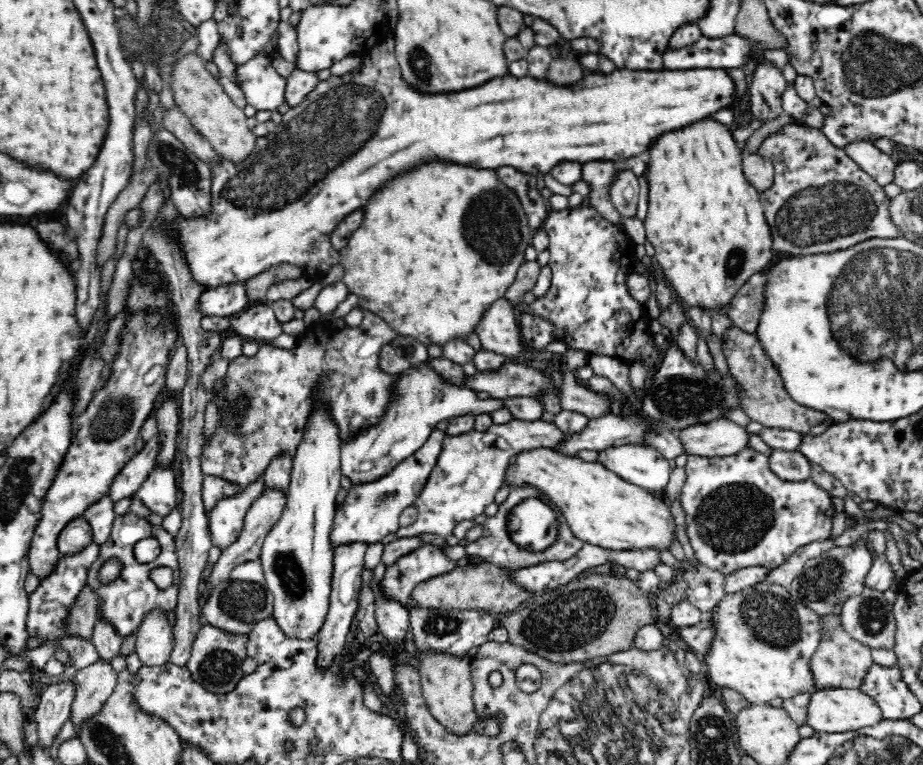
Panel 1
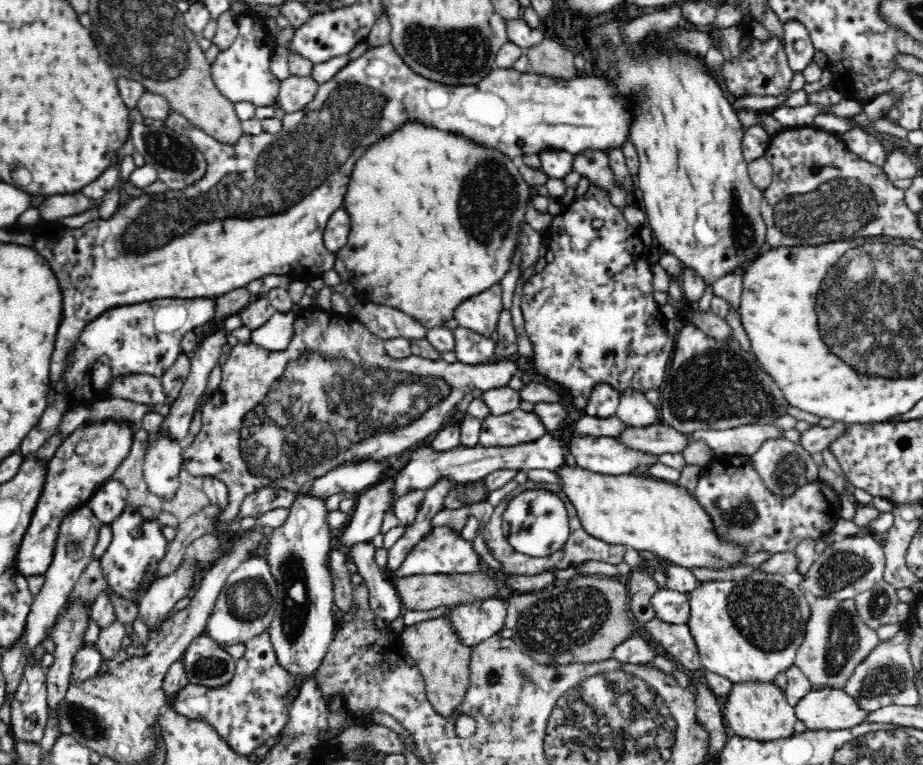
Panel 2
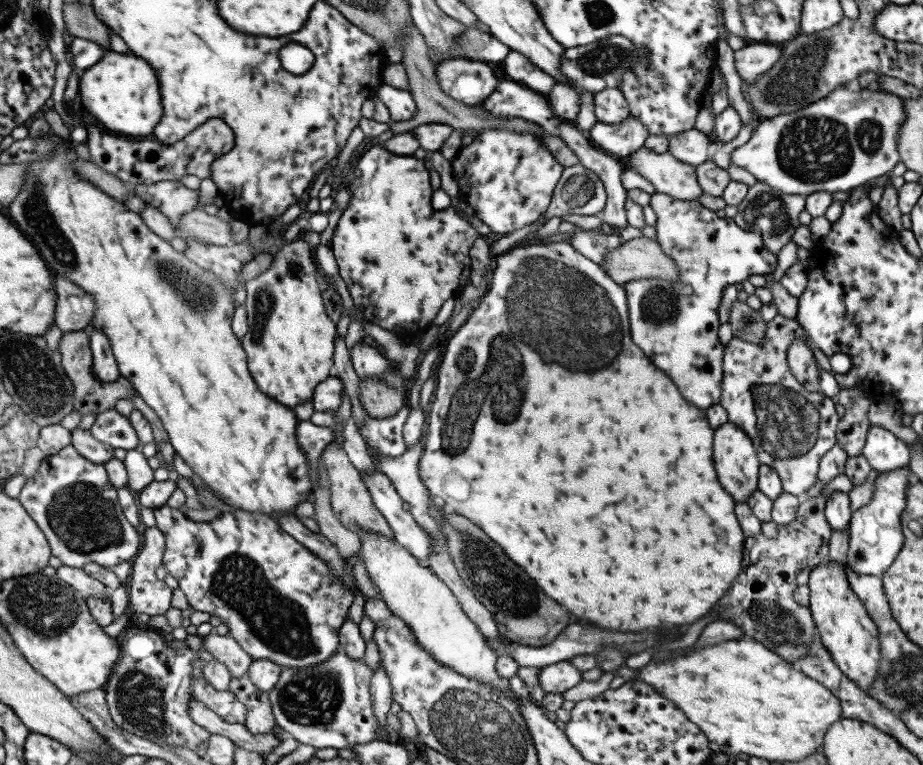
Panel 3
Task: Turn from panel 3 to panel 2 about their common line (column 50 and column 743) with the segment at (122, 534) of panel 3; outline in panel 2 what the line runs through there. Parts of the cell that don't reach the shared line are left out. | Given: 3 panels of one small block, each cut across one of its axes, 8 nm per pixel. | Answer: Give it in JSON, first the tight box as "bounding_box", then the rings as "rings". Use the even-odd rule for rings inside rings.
{"bounding_box":[693,455,840,555],"rings":[[[718,455],[701,468],[693,495],[709,514],[715,533],[739,544],[748,555],[756,552],[792,552],[802,547],[806,538],[822,539],[832,532],[840,514],[840,494],[826,481],[799,486],[789,497],[771,493],[762,483],[748,455]]]}

